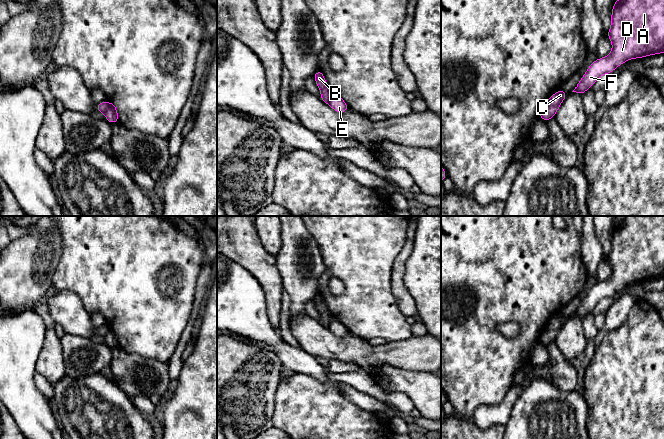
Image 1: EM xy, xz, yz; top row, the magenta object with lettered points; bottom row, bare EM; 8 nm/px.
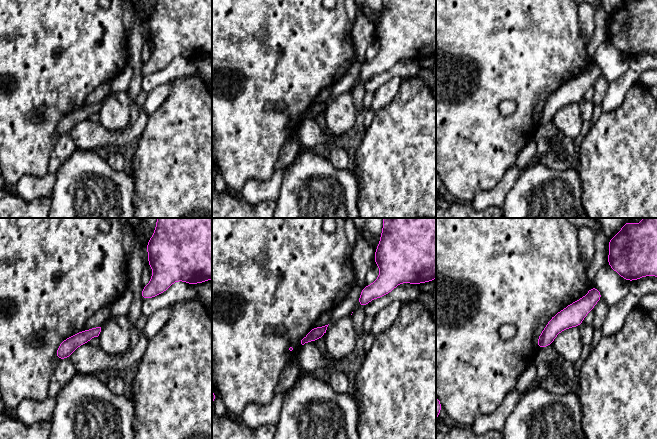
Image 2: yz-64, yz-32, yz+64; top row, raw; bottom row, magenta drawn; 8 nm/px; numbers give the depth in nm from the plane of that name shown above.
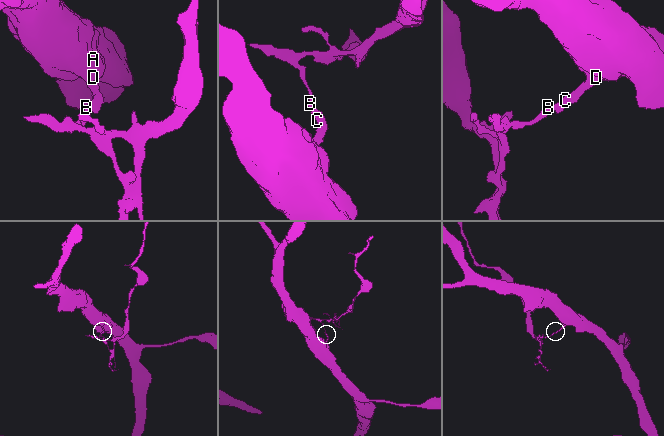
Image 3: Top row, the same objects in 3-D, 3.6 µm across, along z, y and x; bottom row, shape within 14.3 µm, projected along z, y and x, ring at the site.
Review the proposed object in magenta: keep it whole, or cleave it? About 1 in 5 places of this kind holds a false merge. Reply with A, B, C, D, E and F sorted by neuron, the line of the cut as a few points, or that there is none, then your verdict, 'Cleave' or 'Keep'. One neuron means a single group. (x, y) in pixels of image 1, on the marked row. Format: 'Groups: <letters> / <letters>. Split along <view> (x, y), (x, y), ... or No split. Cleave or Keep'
Groups: A C D E F / B. Split along xz (333, 92), (328, 103). Cleave

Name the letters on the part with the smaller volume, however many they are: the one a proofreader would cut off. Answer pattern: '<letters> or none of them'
B

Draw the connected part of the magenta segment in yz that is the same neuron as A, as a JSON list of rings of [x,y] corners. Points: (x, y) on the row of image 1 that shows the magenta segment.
[[[615,0],[611,13],[611,27],[607,32],[612,43],[611,53],[596,59],[588,67],[572,92],[581,96],[604,74],[634,58],[664,53],[664,0]]]

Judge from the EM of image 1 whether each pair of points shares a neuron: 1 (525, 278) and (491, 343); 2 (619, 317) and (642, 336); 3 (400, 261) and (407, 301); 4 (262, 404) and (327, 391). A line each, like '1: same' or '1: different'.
1: same
2: different
3: same
4: different

